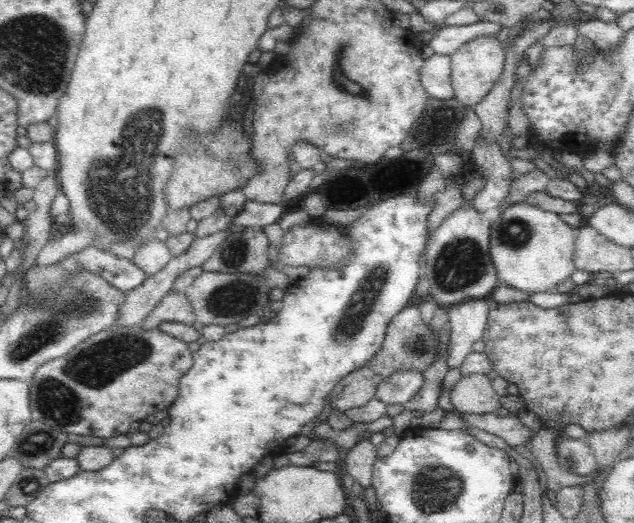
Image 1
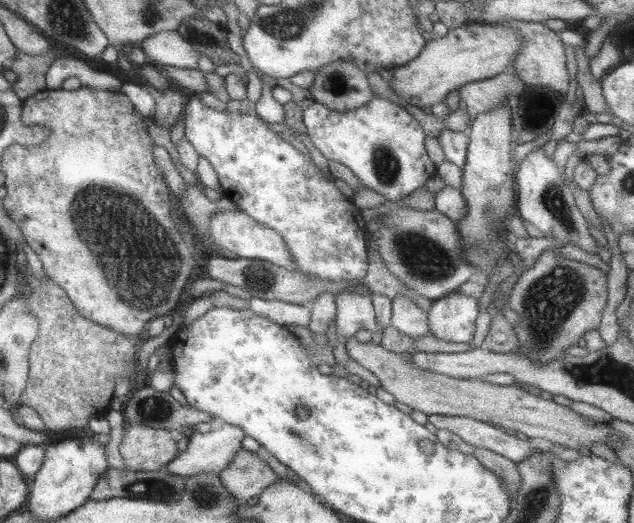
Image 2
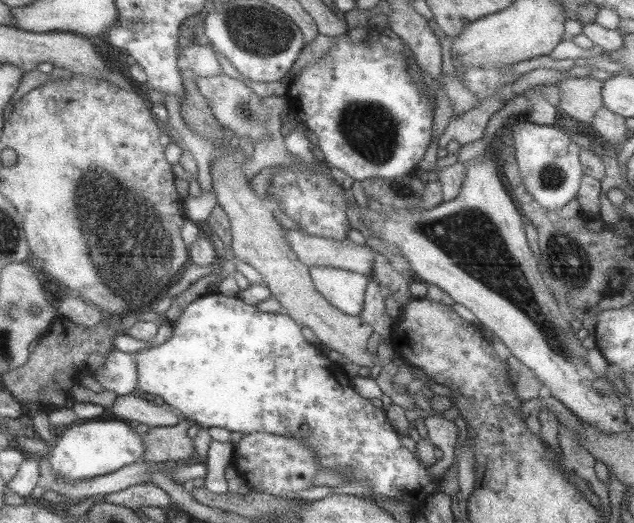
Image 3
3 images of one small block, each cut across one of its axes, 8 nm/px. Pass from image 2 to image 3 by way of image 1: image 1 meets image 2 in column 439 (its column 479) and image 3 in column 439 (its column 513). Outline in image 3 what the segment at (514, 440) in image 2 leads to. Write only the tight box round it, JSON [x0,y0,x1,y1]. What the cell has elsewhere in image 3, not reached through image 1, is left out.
[423,416,457,476]

